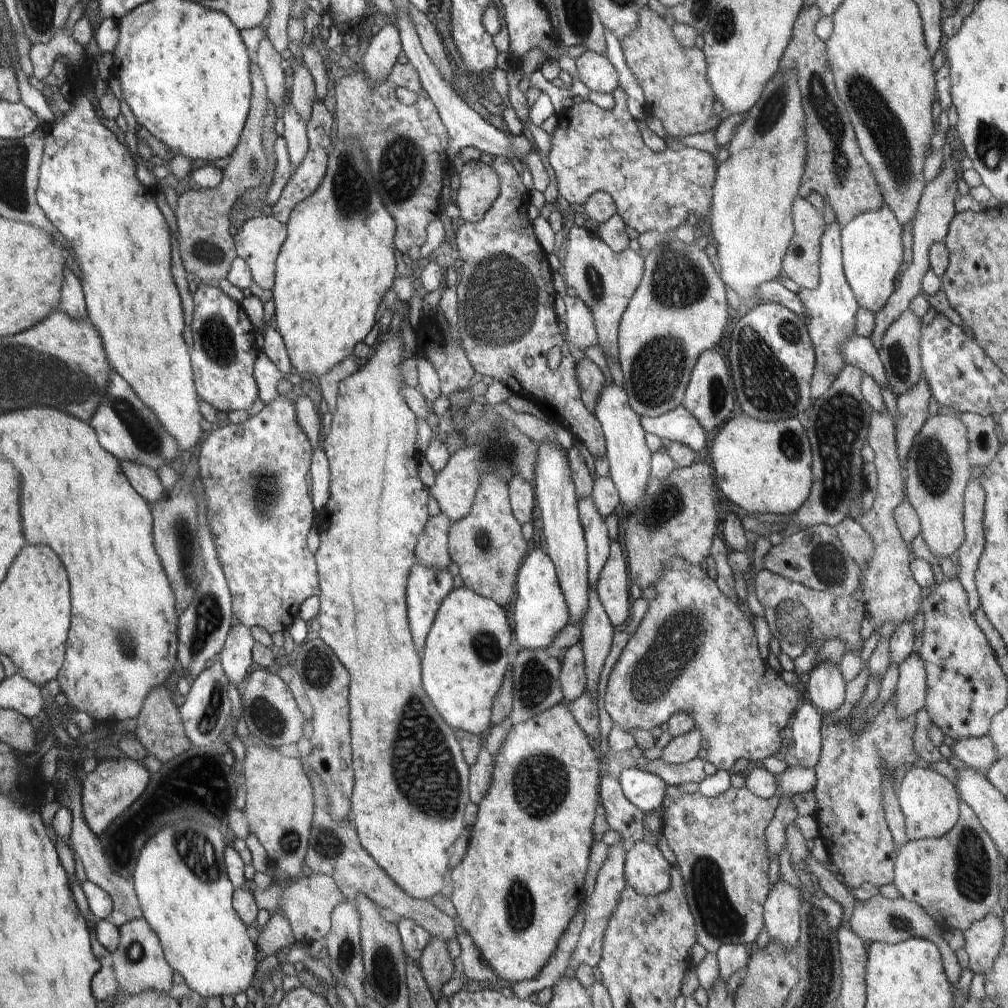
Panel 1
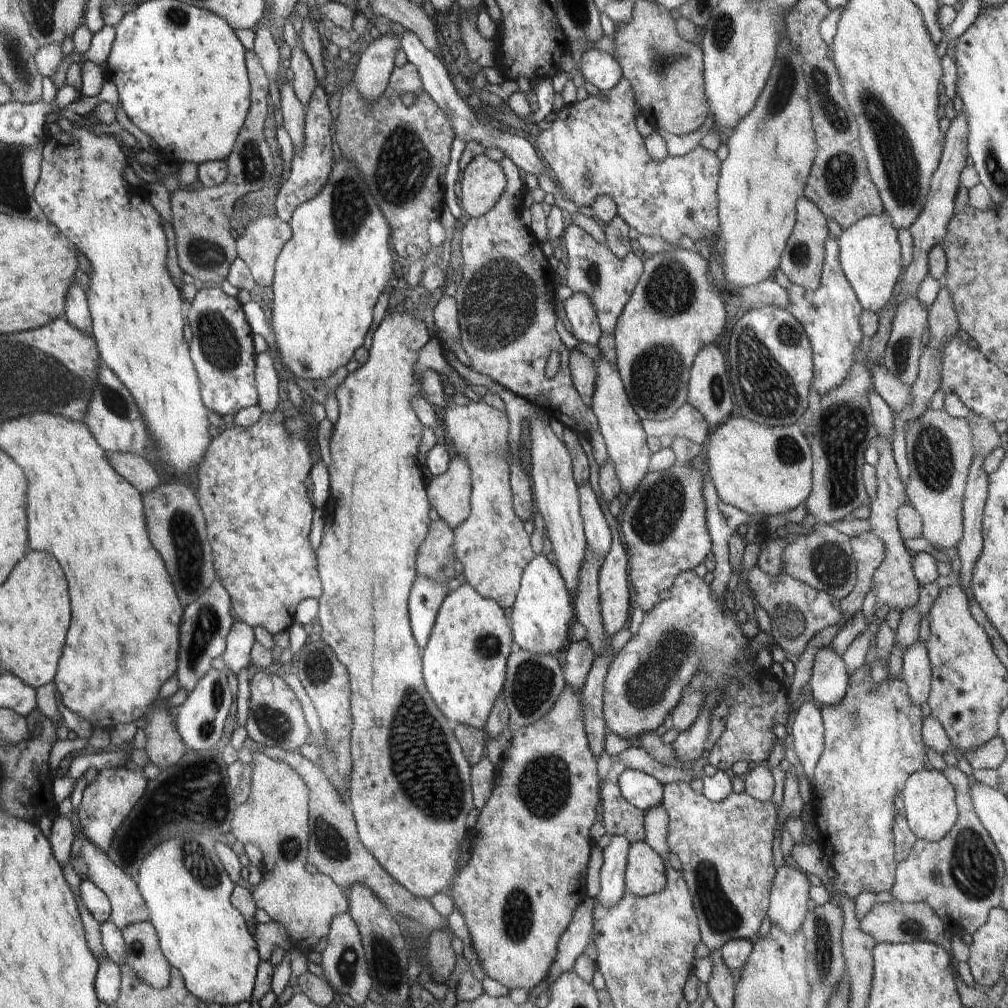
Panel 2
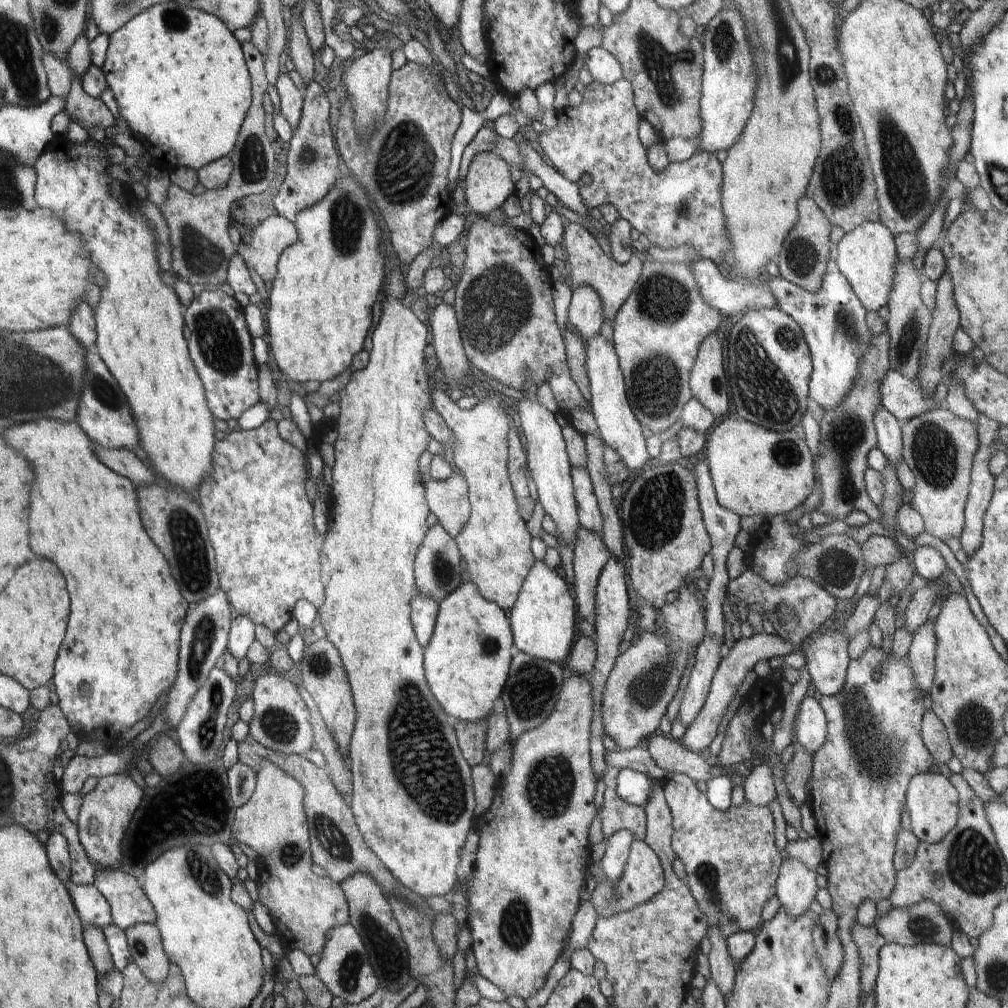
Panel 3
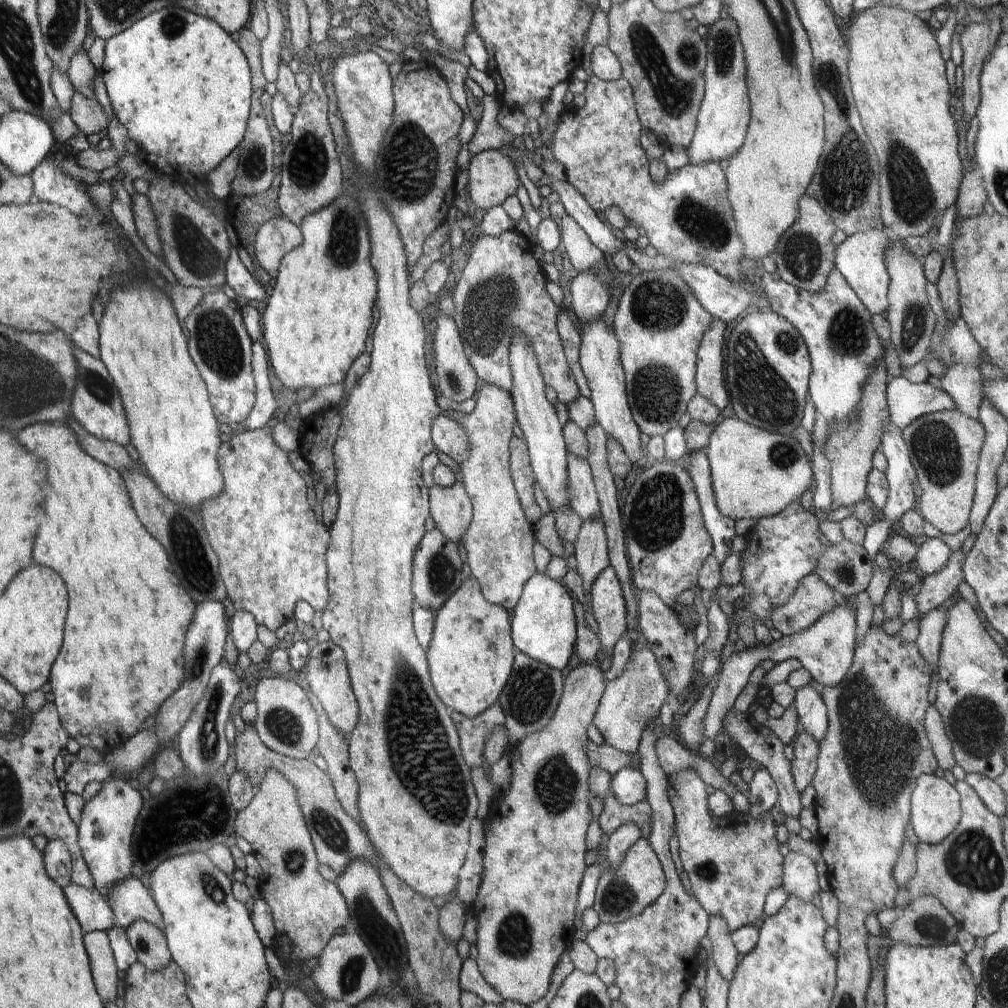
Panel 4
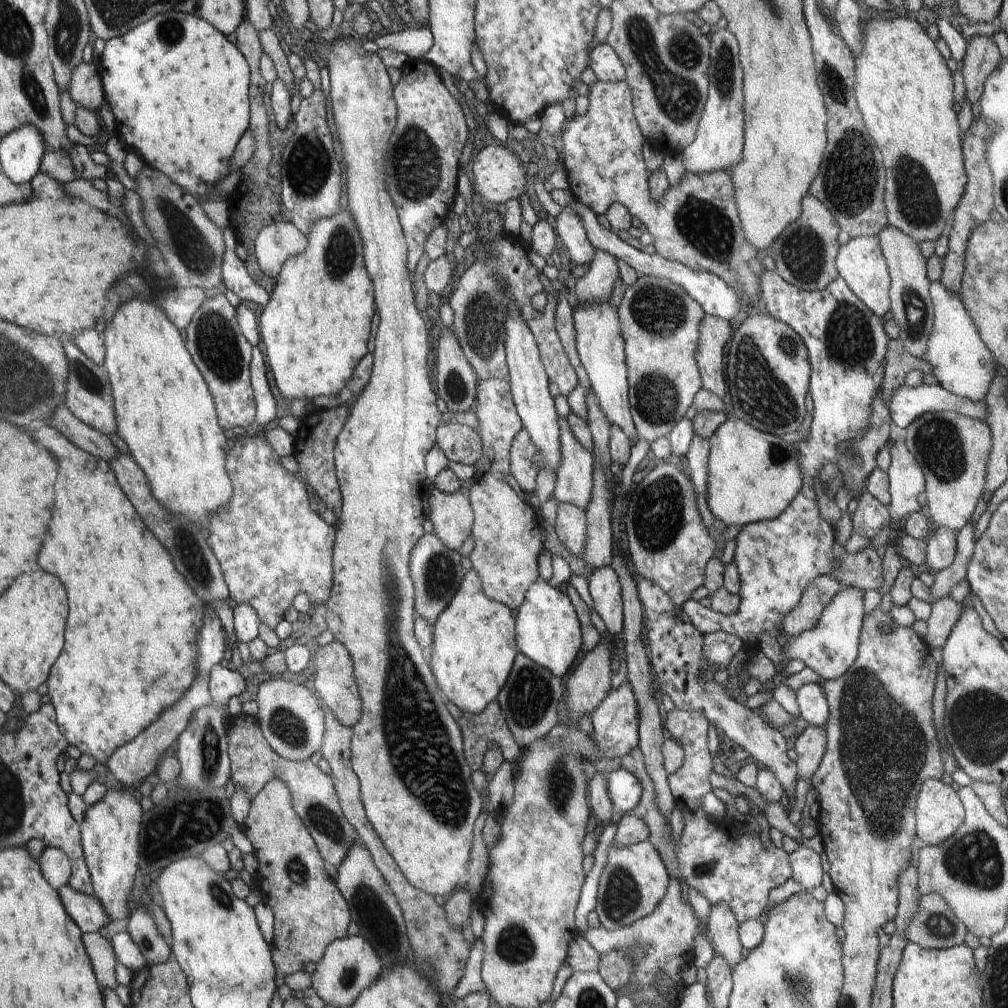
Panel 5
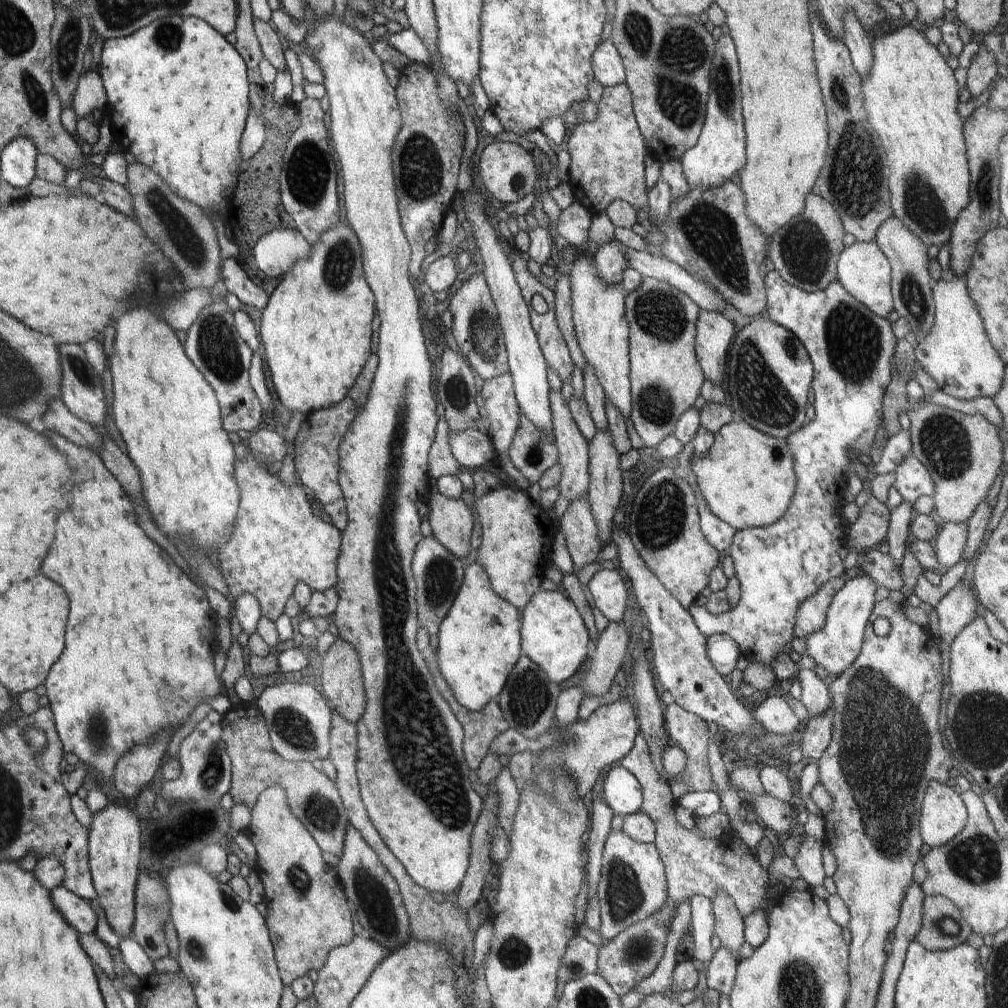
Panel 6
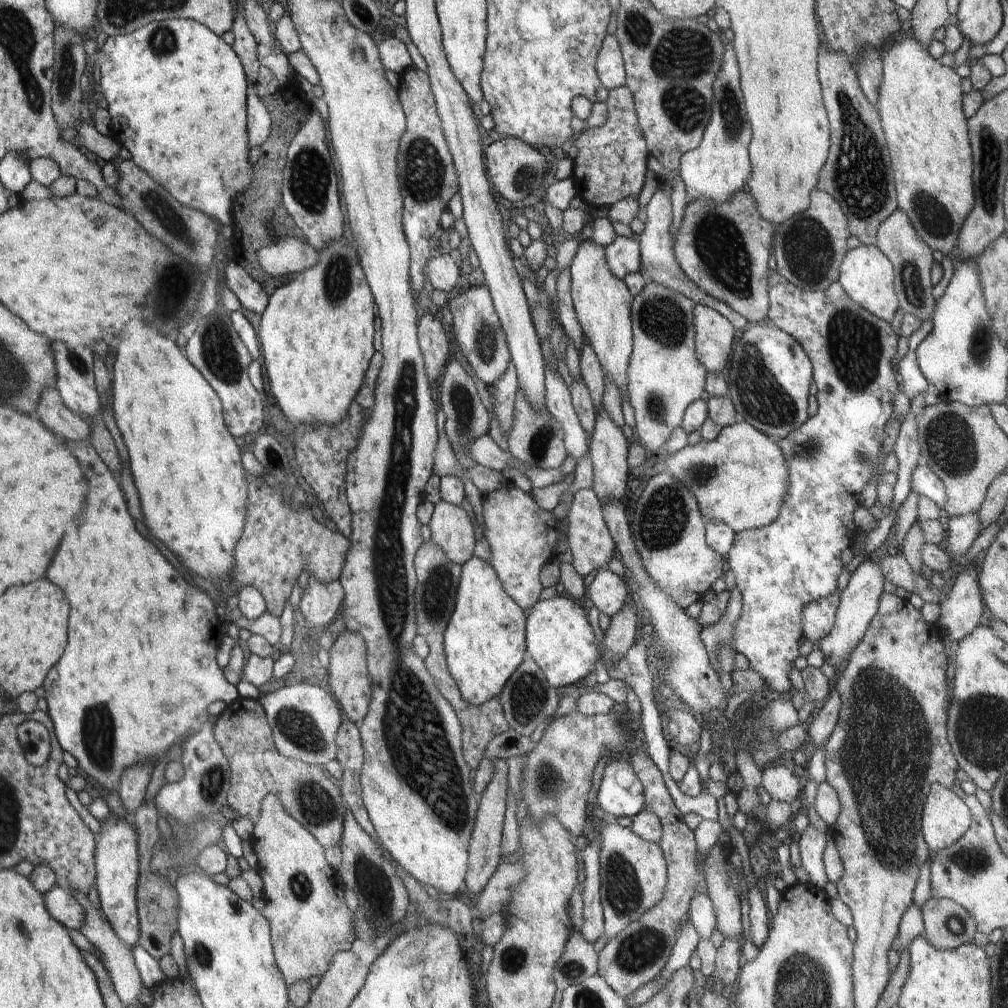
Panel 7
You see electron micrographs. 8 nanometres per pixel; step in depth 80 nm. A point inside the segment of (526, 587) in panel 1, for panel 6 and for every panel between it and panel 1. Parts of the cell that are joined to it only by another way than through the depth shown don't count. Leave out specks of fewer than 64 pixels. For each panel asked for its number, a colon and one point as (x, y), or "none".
2: (540, 619)
3: (542, 619)
4: (543, 626)
5: (548, 631)
6: (553, 633)

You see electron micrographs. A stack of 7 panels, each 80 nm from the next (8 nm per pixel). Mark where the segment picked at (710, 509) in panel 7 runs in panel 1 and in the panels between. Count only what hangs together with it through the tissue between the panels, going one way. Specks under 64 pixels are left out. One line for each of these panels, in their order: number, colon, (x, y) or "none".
1: (761, 467)
2: (760, 470)
3: (755, 472)
4: (754, 474)
5: (752, 476)
6: (746, 478)

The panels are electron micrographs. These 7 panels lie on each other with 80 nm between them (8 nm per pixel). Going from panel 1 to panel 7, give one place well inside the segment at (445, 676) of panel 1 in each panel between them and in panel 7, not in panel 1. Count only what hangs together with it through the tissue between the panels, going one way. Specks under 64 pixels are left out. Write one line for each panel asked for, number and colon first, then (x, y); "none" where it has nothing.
2: (464, 661)
3: (467, 661)
4: (470, 657)
5: (474, 648)
6: (479, 642)
7: (484, 641)

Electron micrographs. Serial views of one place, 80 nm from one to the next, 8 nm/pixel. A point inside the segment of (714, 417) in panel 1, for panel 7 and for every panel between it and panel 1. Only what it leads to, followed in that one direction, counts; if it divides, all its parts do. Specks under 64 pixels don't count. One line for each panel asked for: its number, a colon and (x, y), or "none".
2: (710, 391)
3: (709, 384)
4: (710, 381)
5: (714, 332)
6: (715, 332)
7: (715, 337)

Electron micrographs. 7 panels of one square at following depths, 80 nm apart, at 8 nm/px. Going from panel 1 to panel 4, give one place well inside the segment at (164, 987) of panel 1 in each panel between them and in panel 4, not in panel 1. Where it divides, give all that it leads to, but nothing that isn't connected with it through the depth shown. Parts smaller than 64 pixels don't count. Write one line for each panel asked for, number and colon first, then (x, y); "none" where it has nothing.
2: (143, 955)
3: (146, 947)
4: (151, 947)

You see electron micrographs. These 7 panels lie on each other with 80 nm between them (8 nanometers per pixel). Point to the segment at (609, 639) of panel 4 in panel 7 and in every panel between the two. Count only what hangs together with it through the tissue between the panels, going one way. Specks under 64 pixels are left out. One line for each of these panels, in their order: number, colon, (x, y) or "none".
5: (604, 586)
6: (609, 589)
7: (608, 591)

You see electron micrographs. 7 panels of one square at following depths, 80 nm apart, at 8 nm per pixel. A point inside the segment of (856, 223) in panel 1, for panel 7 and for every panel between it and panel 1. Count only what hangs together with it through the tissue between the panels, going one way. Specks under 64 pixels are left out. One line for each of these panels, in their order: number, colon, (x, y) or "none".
2: (869, 253)
3: (866, 256)
4: (860, 258)
5: (861, 263)
6: (862, 269)
7: (868, 277)

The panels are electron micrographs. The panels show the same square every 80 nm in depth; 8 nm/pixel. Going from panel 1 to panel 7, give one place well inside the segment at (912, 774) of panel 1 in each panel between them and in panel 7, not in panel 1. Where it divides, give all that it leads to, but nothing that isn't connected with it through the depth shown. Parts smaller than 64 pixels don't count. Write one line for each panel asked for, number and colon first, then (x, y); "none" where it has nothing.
2: (929, 799)
3: (932, 802)
4: (935, 804)
5: (940, 813)
6: (943, 815)
7: (946, 817)

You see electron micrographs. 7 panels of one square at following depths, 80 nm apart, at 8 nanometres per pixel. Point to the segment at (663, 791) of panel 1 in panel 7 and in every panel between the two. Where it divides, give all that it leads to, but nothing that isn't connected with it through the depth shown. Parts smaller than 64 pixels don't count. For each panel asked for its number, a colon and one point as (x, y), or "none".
2: (643, 791)
3: (634, 787)
4: (629, 786)
5: (625, 791)
6: (621, 791)
7: (621, 793)

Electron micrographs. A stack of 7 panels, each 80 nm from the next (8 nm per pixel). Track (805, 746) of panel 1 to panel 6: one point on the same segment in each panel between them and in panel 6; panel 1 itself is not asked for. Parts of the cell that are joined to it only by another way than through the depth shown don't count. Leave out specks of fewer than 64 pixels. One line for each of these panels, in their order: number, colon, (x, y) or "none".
2: (806, 725)
3: (811, 725)
4: (811, 709)
5: (813, 705)
6: (816, 697)

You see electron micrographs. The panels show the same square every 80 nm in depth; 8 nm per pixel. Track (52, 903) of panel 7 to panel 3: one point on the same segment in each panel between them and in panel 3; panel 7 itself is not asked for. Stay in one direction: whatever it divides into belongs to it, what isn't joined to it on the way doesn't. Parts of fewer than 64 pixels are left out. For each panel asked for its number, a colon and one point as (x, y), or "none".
3: (93, 909)
4: (93, 912)
5: (86, 911)
6: (76, 911)

